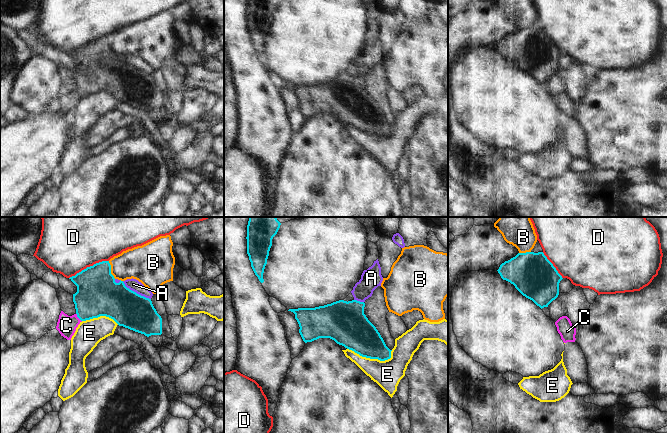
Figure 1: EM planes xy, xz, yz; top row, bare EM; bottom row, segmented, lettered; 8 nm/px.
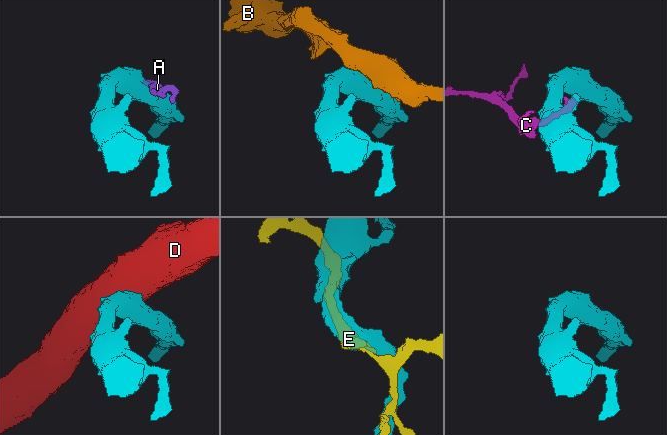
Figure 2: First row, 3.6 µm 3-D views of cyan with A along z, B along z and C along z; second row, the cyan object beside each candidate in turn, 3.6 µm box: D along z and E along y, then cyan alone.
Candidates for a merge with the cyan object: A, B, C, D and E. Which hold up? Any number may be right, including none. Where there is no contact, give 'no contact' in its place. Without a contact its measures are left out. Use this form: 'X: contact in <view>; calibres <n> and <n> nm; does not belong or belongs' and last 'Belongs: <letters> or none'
A: contact in xy; calibres 300 and 90 nm; does not belong
B: contact in xy; calibres 340 and 260 nm; does not belong
C: contact in xy; calibres 340 and 160 nm; belongs
D: contact in xy; calibres 340 and 500 nm; does not belong
E: contact in xz; calibres 300 and 220 nm; does not belong
Belongs: C

